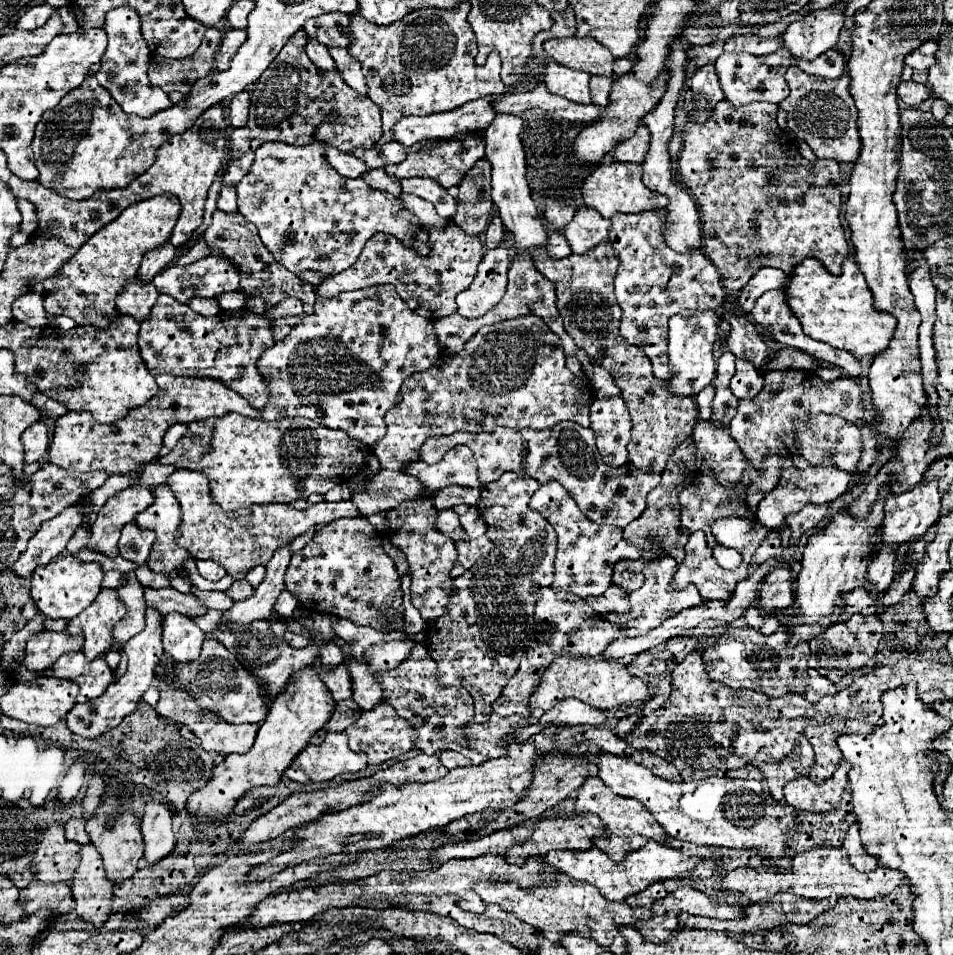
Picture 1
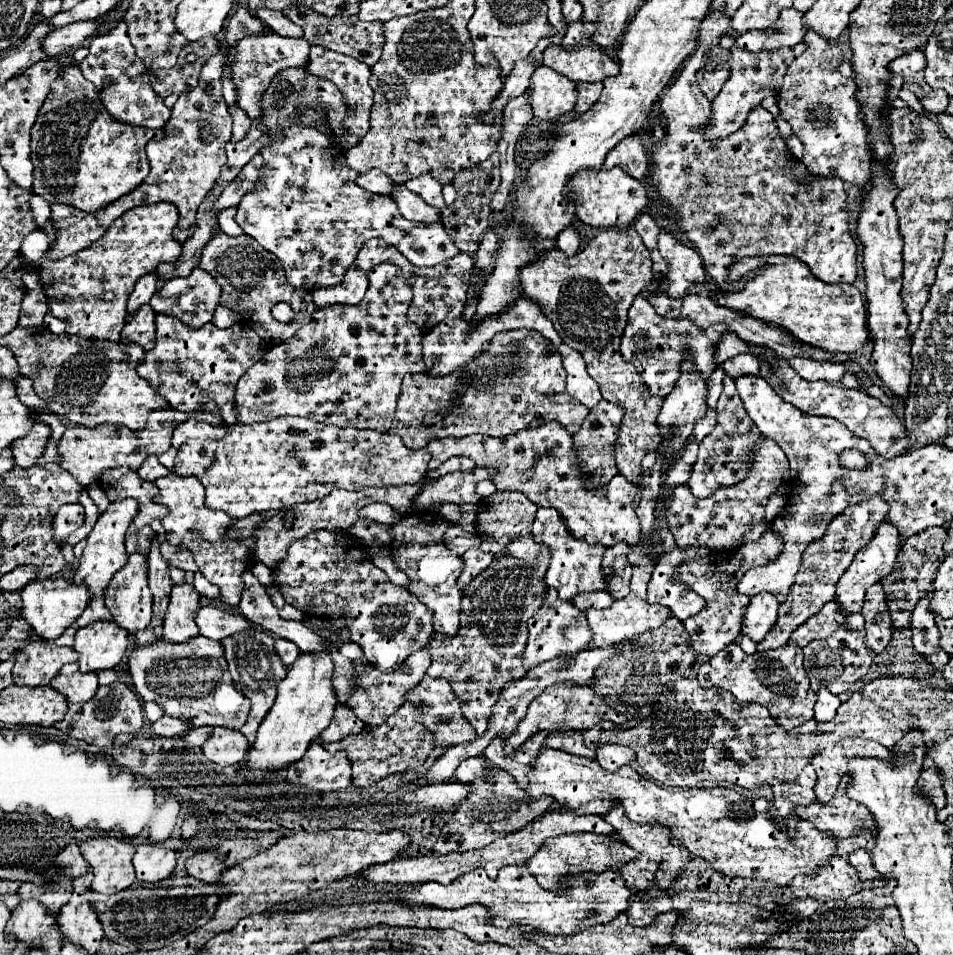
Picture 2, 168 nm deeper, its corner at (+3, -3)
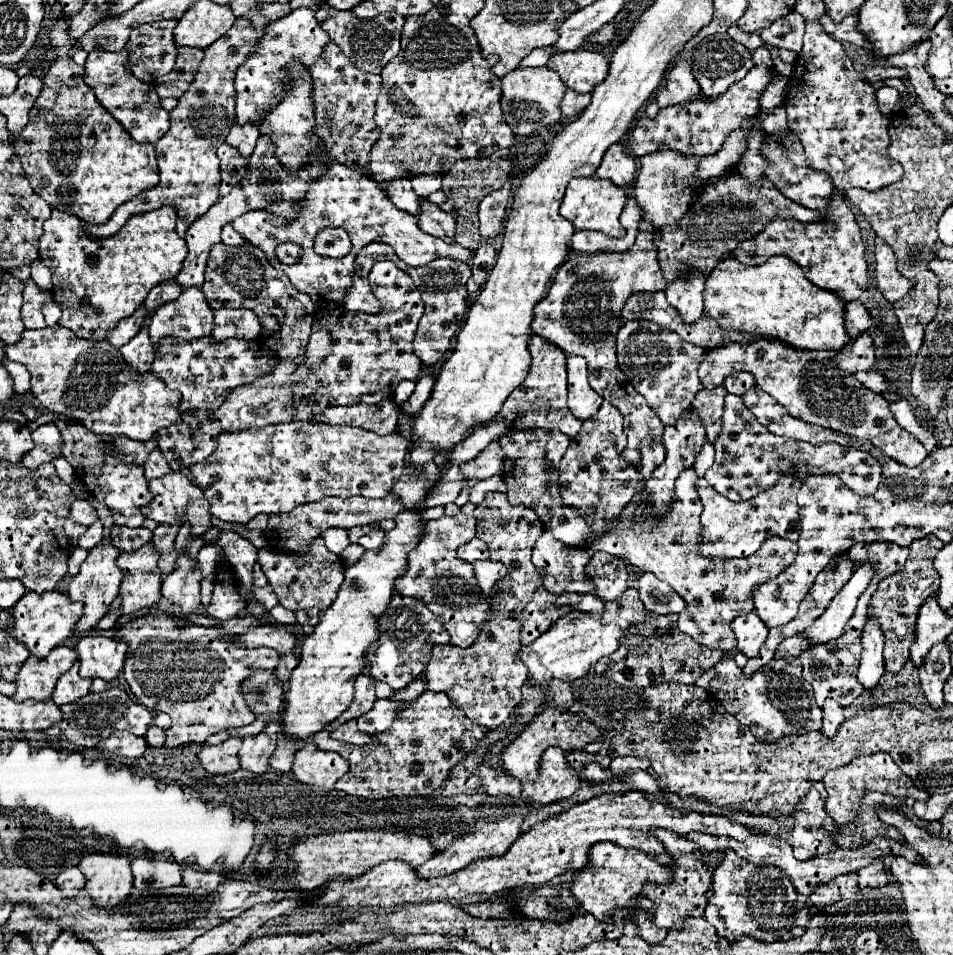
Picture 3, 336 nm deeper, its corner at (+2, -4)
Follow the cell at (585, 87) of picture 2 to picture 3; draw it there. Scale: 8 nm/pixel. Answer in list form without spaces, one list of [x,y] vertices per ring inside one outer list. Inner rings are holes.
[[[567,89],[567,91],[565,91],[565,97],[563,97],[563,101],[561,101],[561,113],[563,113],[565,117],[579,115],[579,113],[589,105],[589,101],[591,101],[591,95],[589,95],[589,93],[579,95],[579,93]]]

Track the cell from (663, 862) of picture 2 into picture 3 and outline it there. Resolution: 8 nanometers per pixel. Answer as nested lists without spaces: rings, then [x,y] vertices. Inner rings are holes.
[[[655,829],[653,833],[663,843],[667,853],[675,859],[673,865],[671,865],[673,881],[669,885],[653,885],[653,883],[649,883],[643,889],[643,895],[657,905],[653,923],[659,929],[665,929],[665,931],[671,931],[673,927],[683,929],[685,927],[683,919],[687,919],[687,917],[703,917],[703,911],[705,911],[705,905],[707,905],[707,891],[711,887],[711,871],[709,871],[709,865],[707,865],[707,861],[703,859],[703,855],[699,851],[699,847],[693,841],[687,841],[685,837],[681,837],[677,833],[671,833],[671,831],[665,831],[665,829],[663,831]]]

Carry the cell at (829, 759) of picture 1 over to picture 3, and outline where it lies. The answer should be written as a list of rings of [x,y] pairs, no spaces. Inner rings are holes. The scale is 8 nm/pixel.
[[[885,753],[859,757],[851,765],[827,773],[823,783],[825,783],[827,793],[829,793],[827,803],[825,803],[825,811],[829,813],[829,817],[837,825],[849,825],[849,823],[853,823],[857,819],[861,799],[869,791],[879,791],[879,793],[887,793],[887,795],[893,795],[893,797],[905,797],[905,799],[911,797],[911,799],[917,799],[917,801],[927,801],[929,799],[929,795],[923,789],[915,787],[913,781],[899,771],[899,767],[893,763],[891,755],[885,755]]]

